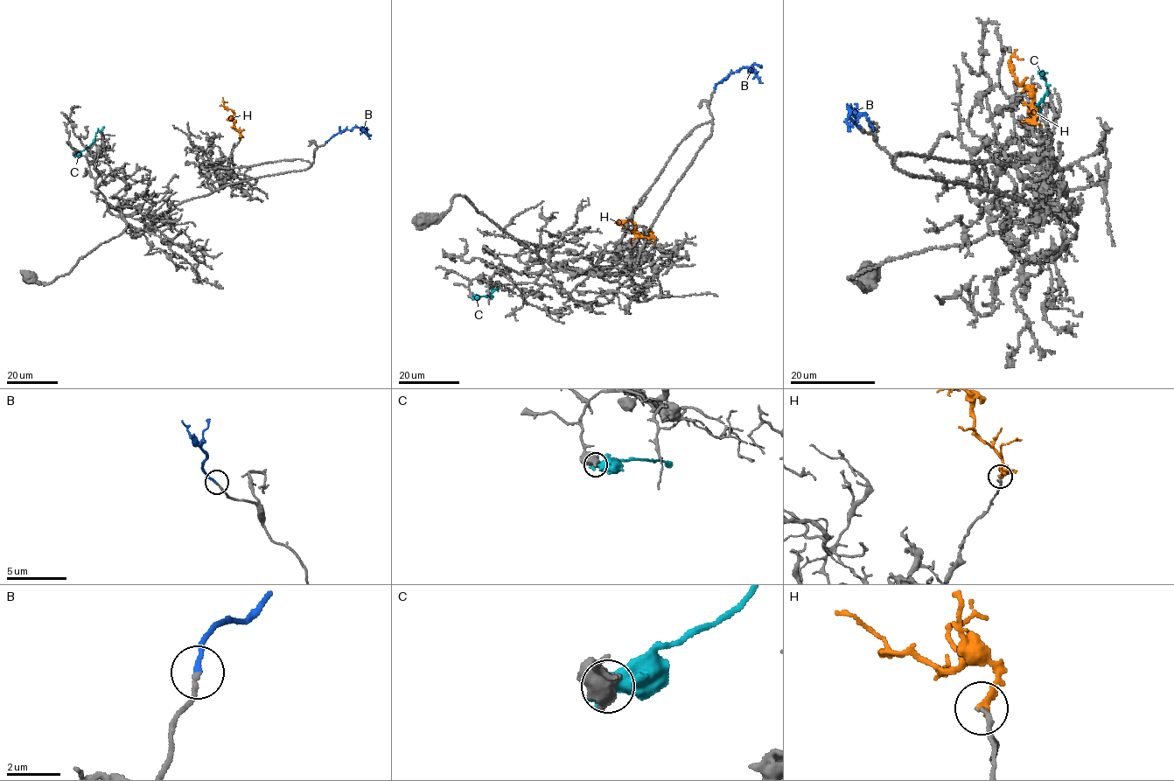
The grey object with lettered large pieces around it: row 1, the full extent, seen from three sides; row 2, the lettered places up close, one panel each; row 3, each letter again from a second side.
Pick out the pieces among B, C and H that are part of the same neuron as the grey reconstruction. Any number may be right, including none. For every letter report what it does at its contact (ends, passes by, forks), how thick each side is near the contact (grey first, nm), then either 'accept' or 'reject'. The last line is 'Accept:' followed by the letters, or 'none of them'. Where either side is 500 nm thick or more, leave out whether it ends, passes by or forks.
B: it ends; calibres 150 and 170 nm; accept
C: calibres 750 and 600 nm; reject
H: it ends; calibres 150 and 220 nm; reject
Accept: B

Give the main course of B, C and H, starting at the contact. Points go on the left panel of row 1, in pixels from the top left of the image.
B: (325, 142), (337, 133), (356, 127), (365, 127), (367, 135)
C: (76, 155), (87, 149), (95, 133), (103, 126)
H: (240, 137), (242, 136), (231, 118), (234, 113), (225, 107), (223, 101), (227, 102)

